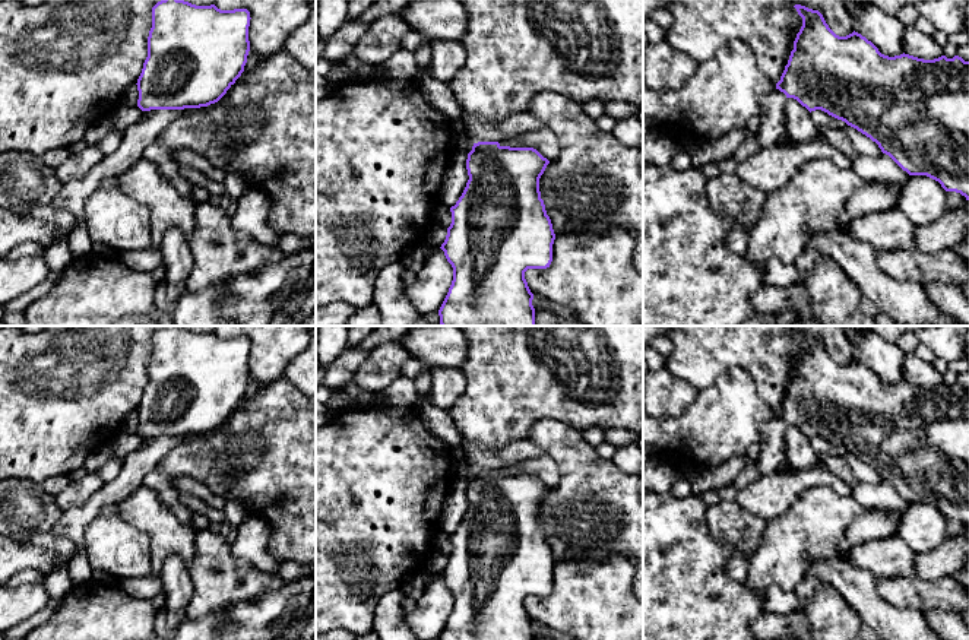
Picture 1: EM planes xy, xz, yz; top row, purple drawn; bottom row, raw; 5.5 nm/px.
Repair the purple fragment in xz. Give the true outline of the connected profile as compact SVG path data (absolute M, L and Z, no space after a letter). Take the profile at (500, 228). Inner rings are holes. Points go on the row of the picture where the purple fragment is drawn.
M498 142L474 143L466 159L469 180L450 207L452 224L440 247L453 267L452 285L438 310L441 326L535 326L533 294L525 272L547 269L552 262L555 234L539 191L539 178L548 164L533 148L510 148Z

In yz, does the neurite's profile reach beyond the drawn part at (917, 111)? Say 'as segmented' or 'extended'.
as segmented

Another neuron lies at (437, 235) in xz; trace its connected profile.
M436 224L431 232L428 234L427 241L434 247L441 247L441 244L446 240L446 235L447 235L447 228Z

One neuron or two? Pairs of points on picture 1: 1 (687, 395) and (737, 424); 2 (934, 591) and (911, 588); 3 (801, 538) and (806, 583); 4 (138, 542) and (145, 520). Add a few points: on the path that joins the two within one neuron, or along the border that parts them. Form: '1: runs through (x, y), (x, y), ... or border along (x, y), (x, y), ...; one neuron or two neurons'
1: border along (699, 390), (686, 412), (675, 417), (664, 415); two neurons
2: runs through (928, 591), (917, 591); one neuron
3: border along (806, 573), (792, 589); two neurons
4: border along (119, 513), (146, 536), (152, 564); two neurons

